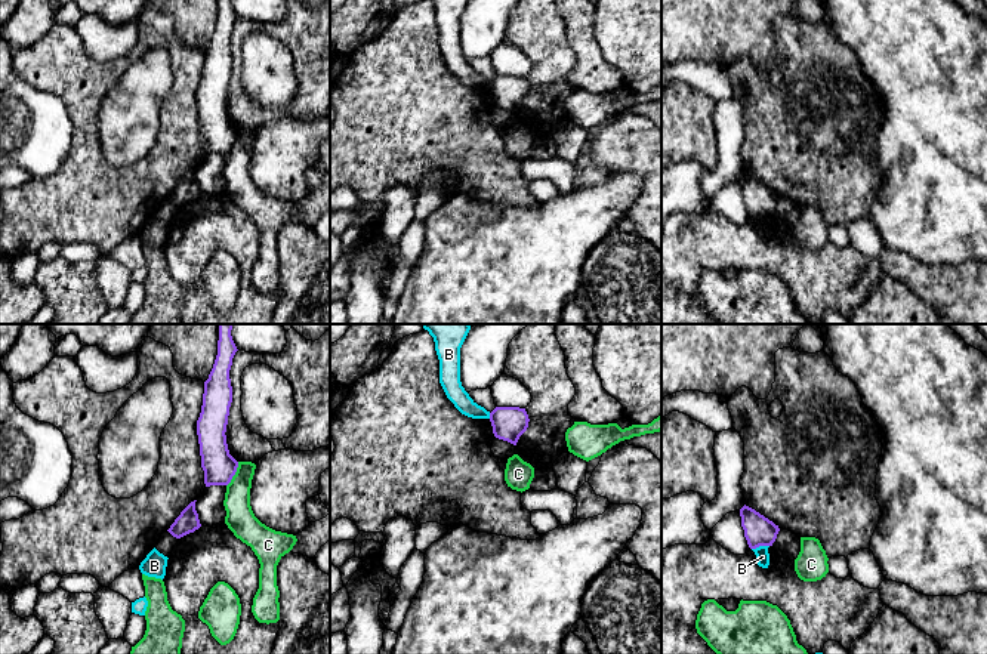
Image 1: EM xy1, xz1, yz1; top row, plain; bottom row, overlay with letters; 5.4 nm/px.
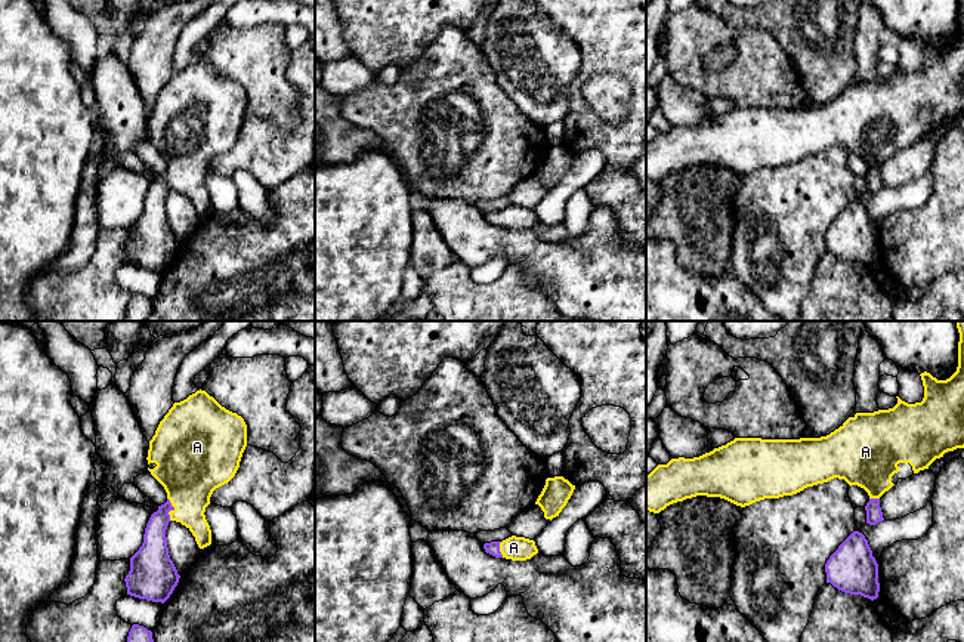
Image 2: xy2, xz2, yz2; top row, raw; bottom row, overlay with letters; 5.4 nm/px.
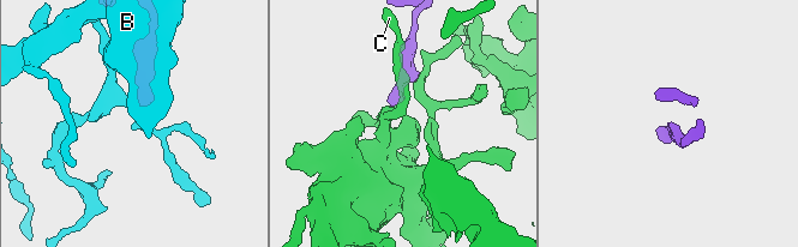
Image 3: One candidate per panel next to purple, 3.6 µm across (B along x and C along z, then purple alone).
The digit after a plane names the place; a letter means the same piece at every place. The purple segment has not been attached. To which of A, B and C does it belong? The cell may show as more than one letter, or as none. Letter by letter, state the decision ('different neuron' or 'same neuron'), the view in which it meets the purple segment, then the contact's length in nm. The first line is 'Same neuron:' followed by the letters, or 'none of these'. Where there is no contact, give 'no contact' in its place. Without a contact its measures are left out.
Same neuron: A
A: same neuron; contact in xy2; length 130 nm
B: different neuron; contact in yz1; length 100 nm
C: different neuron; contact in xy1; length 150 nm

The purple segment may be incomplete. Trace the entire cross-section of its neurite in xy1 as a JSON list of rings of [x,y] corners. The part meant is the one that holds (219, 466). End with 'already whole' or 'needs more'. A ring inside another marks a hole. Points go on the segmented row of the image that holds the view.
[[[219,324],[218,355],[204,382],[203,405],[197,420],[206,487],[228,485],[238,468],[238,462],[229,454],[225,435],[232,402],[229,370],[238,351],[231,330],[232,324]]]; already whole

